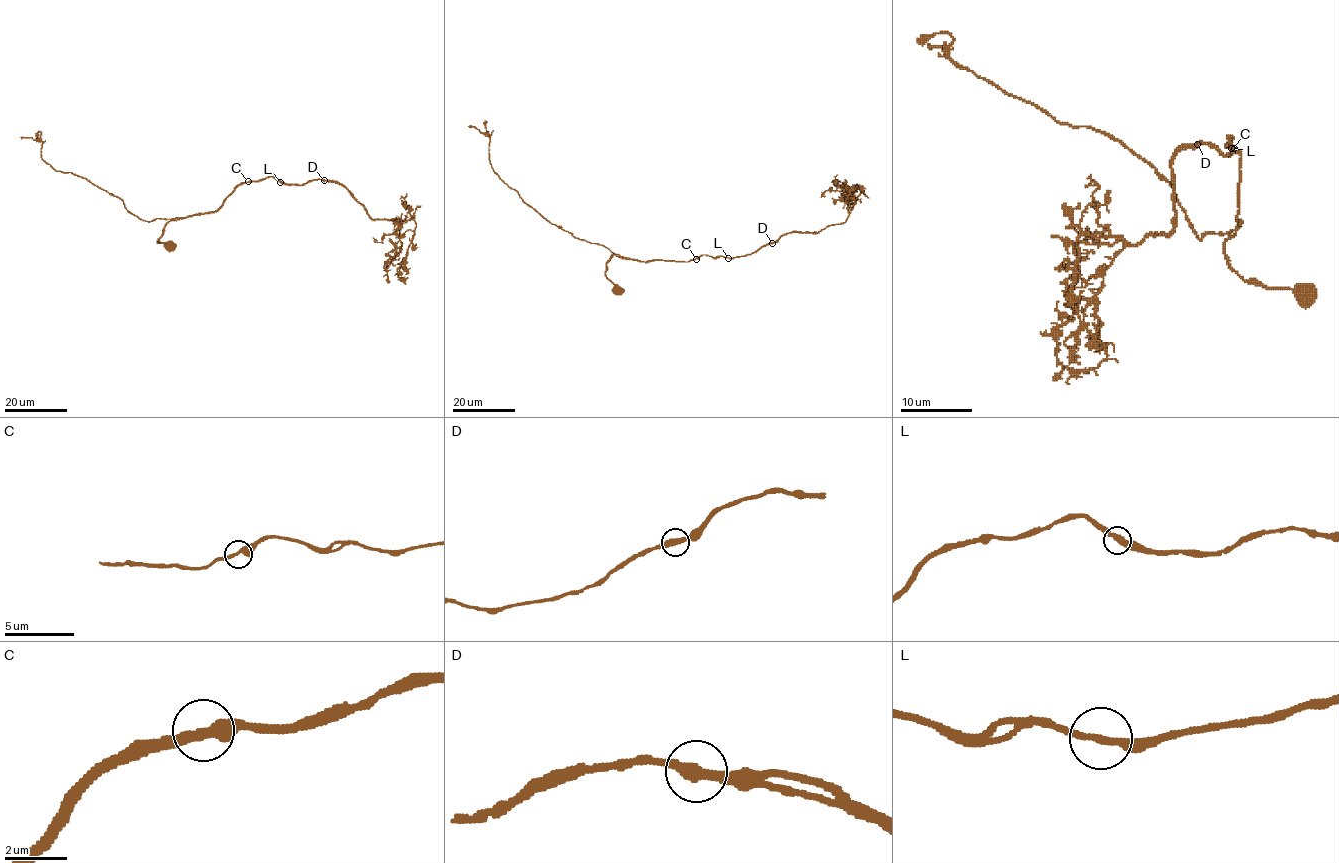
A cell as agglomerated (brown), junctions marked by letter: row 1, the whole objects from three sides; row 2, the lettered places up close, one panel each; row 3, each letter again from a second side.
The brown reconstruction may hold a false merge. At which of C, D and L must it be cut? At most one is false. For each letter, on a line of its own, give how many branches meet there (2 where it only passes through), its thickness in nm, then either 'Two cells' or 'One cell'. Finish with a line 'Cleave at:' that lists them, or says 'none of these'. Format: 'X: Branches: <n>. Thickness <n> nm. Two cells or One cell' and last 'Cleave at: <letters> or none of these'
C: Branches: 2. Thickness 360 nm. One cell
D: Branches: 2. Thickness 320 nm. One cell
L: Branches: 2. Thickness 280 nm. One cell
Cleave at: none of these

